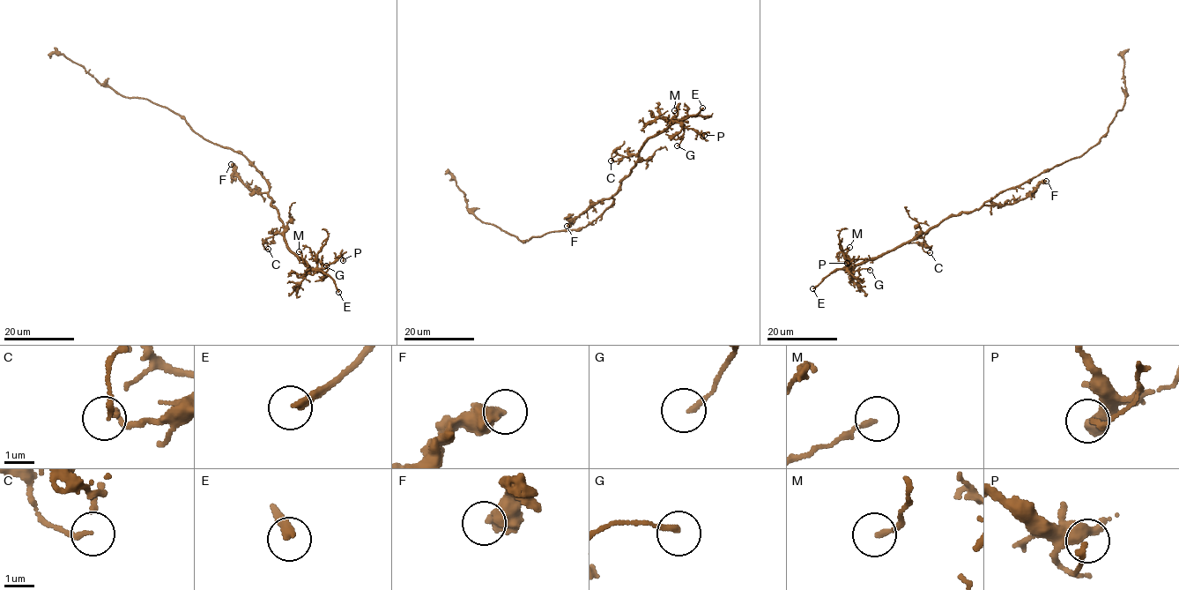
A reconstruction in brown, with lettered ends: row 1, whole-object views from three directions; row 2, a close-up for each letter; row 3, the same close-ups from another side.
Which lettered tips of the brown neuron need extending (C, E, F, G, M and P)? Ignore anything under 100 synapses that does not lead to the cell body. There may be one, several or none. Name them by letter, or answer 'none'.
E

